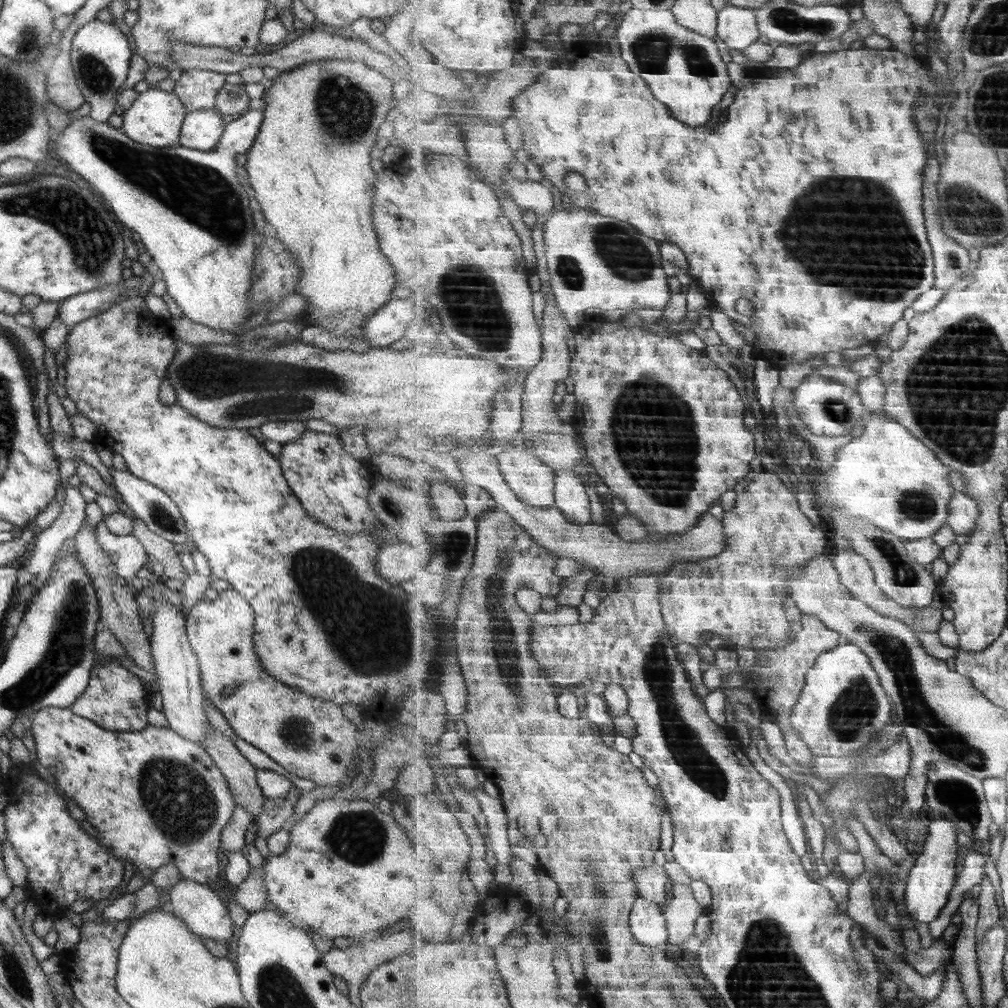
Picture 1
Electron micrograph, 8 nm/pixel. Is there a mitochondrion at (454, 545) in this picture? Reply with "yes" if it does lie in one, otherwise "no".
yes

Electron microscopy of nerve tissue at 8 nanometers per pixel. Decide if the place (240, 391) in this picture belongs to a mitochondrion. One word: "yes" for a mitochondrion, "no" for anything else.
yes

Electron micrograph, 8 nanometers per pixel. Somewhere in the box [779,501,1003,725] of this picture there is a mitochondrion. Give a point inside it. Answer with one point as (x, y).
(903, 574)

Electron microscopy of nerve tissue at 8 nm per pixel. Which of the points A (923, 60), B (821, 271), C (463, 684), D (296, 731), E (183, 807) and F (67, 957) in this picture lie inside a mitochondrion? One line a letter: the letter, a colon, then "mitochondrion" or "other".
A: other
B: other
C: other
D: mitochondrion
E: mitochondrion
F: other

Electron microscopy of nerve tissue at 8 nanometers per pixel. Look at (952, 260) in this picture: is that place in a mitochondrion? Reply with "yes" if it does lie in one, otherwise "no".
yes

